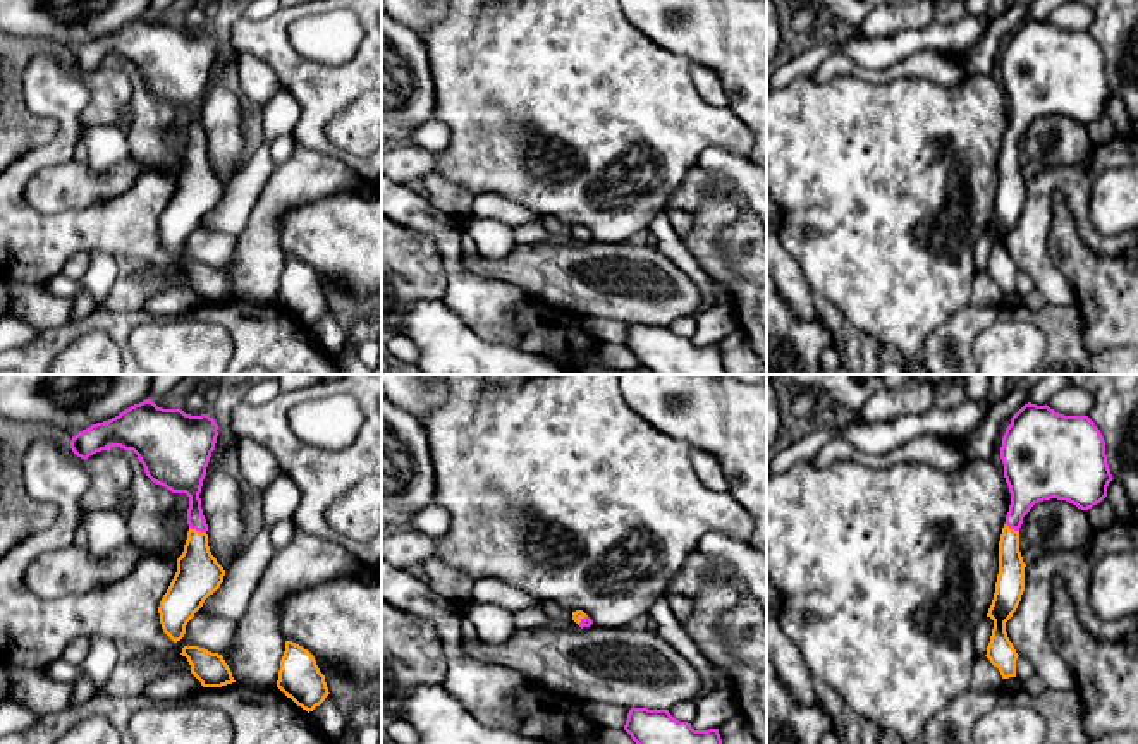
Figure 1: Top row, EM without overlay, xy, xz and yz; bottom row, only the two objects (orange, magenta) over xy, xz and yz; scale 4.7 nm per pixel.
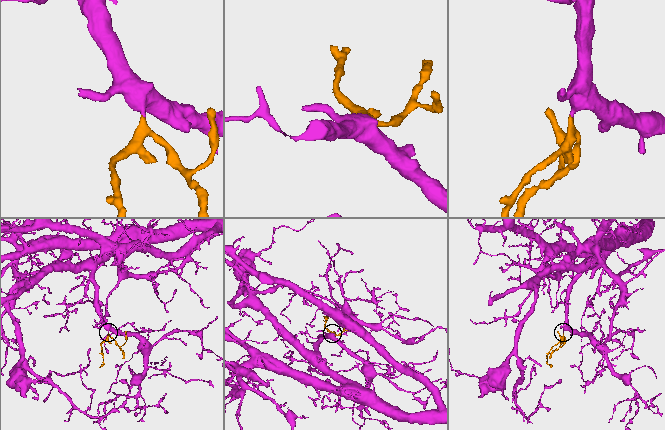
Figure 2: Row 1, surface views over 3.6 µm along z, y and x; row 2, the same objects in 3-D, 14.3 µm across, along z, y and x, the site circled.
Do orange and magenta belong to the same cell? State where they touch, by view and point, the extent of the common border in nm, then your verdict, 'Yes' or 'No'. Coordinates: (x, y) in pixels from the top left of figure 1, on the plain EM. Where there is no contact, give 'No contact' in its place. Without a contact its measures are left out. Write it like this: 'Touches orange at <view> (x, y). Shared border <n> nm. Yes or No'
Touches orange at xy (198, 146). Shared border 90 nm. Yes

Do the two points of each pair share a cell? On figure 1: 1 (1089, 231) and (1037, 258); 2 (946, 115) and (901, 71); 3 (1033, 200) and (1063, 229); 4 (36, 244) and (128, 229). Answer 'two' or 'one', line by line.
1: one
2: two
3: two
4: one

